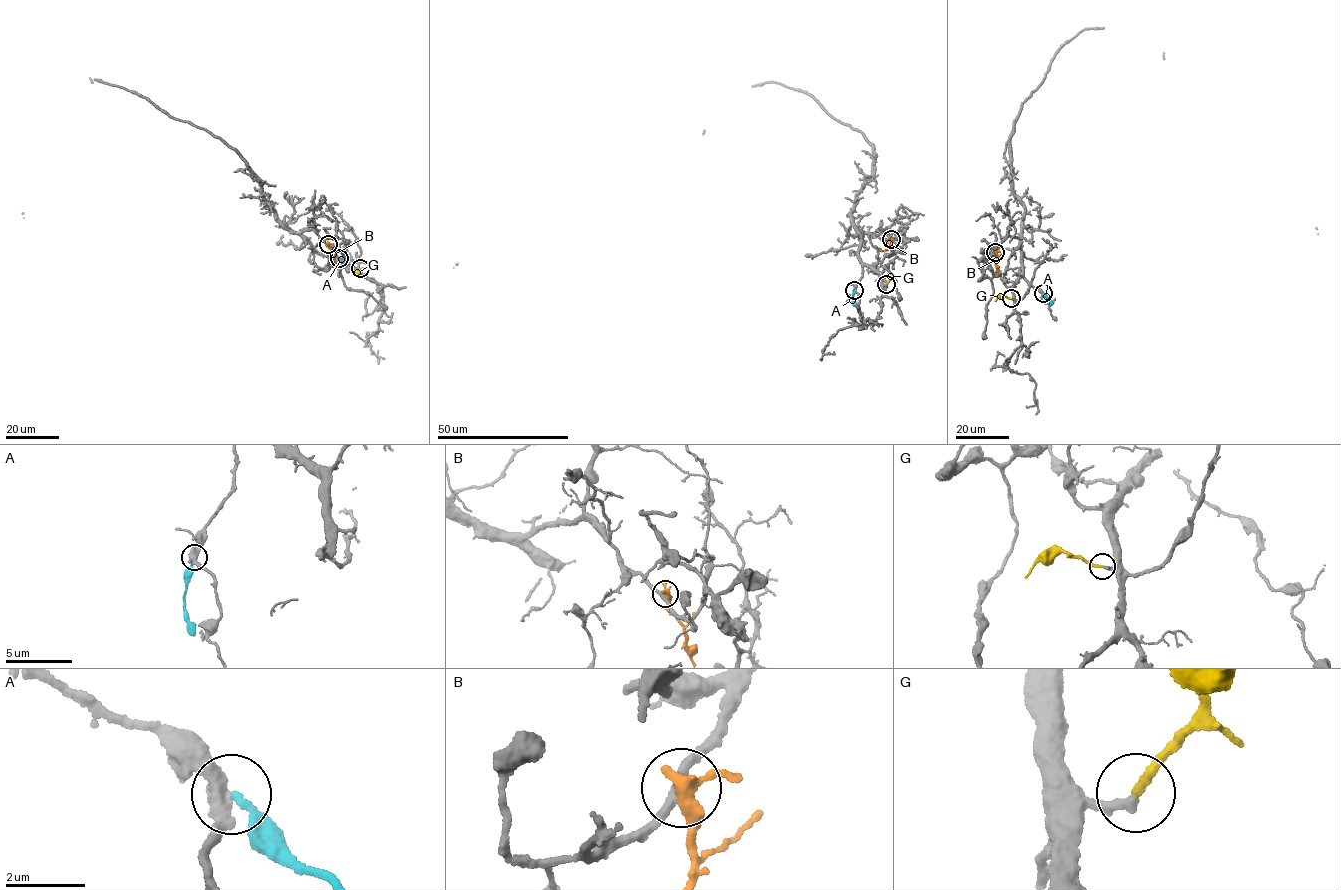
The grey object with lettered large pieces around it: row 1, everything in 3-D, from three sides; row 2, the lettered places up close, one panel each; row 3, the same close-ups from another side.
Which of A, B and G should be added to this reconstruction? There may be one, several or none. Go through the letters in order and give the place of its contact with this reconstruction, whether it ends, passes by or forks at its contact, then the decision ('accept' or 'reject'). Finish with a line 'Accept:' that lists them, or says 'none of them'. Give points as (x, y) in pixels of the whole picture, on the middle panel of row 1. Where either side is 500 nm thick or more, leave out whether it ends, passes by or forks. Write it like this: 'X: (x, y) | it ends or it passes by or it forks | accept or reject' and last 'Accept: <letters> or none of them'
A: (854, 290) | it ends | reject
B: (891, 239) | it passes by | reject
G: (886, 284) | it ends | accept
Accept: G

